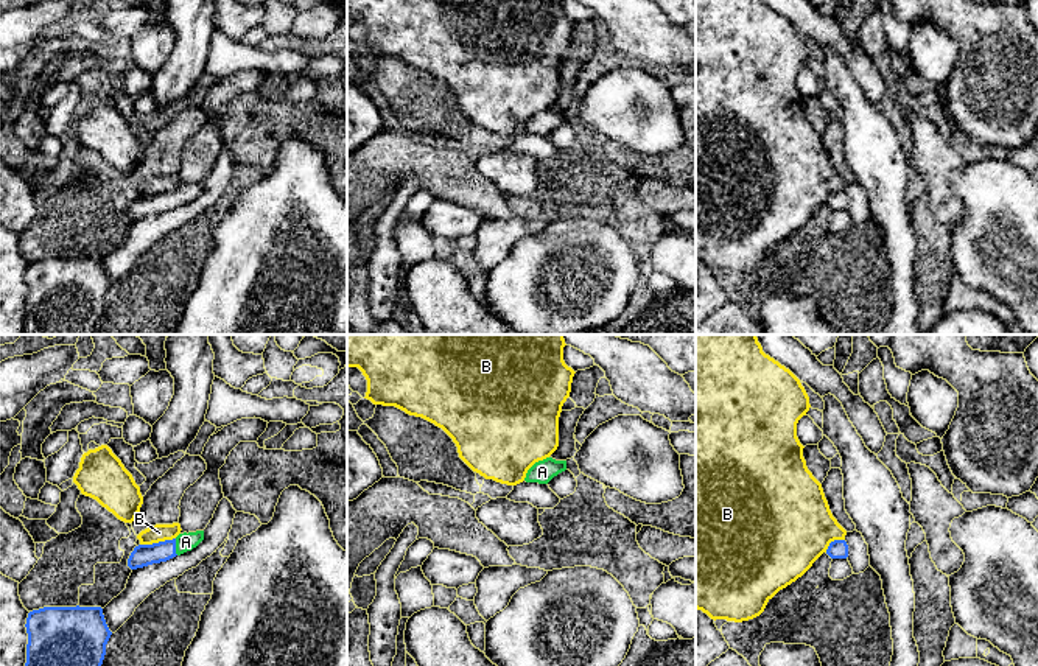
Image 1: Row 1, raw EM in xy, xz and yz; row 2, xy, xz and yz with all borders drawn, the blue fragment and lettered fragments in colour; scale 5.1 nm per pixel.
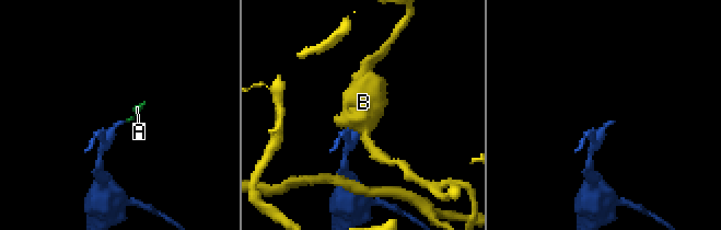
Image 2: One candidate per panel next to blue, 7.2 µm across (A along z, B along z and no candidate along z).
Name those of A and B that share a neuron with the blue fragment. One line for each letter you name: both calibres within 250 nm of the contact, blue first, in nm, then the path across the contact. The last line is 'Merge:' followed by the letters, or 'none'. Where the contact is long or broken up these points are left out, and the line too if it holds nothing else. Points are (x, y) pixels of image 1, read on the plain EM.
A: Thickness 110 nm (blue) against 100 nm
Merge: A

